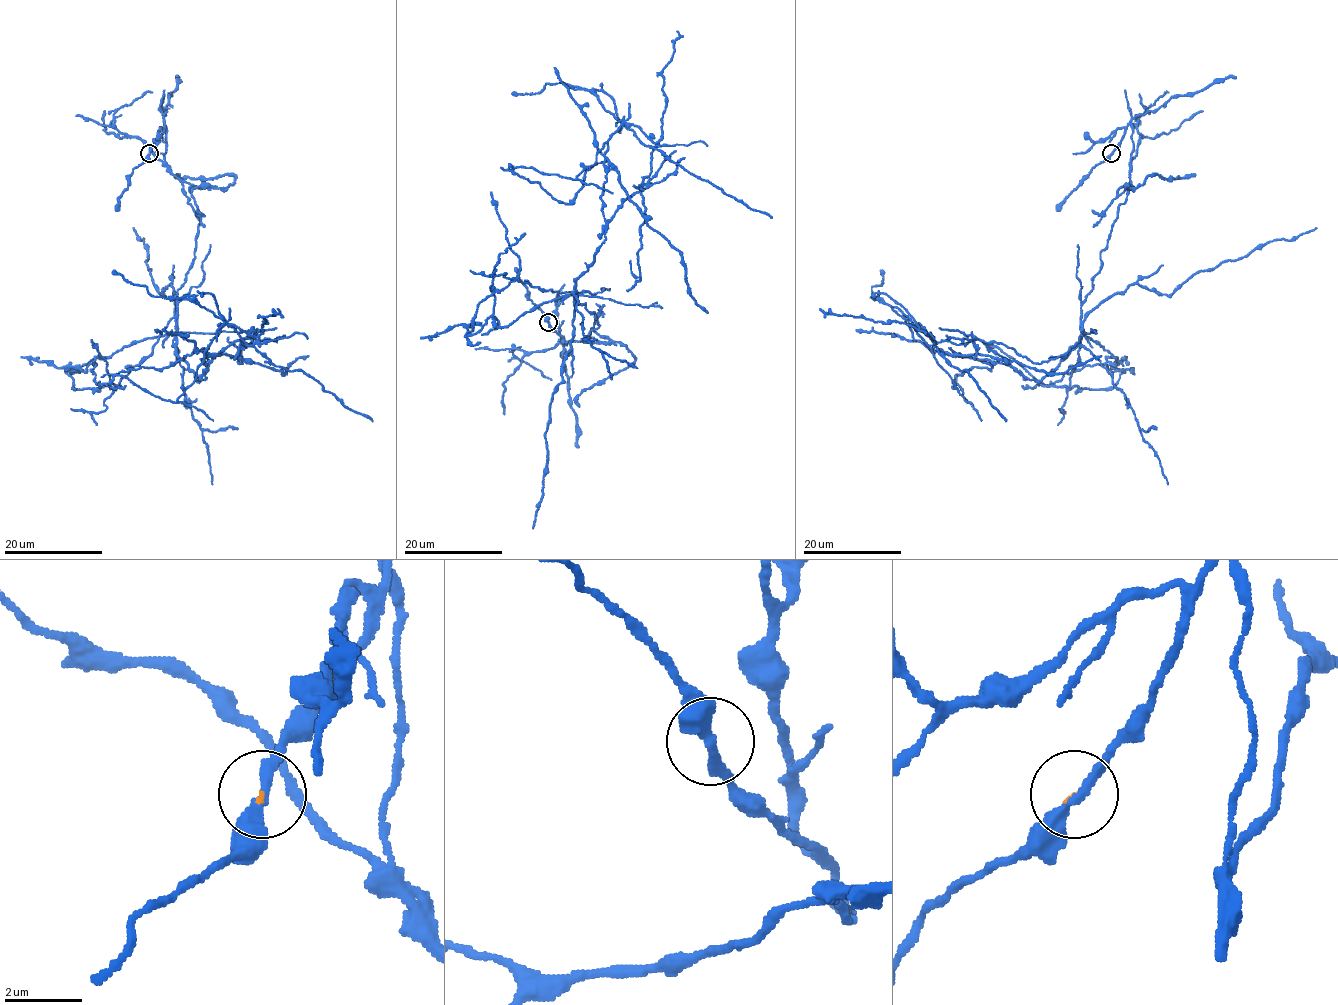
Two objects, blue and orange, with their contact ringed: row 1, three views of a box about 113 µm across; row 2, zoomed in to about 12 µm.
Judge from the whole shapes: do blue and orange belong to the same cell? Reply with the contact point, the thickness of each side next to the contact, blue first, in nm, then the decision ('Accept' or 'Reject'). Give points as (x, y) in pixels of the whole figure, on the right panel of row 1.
Place: (1111, 153). Thickness 280 nm (blue) against 60 nm. Reject

